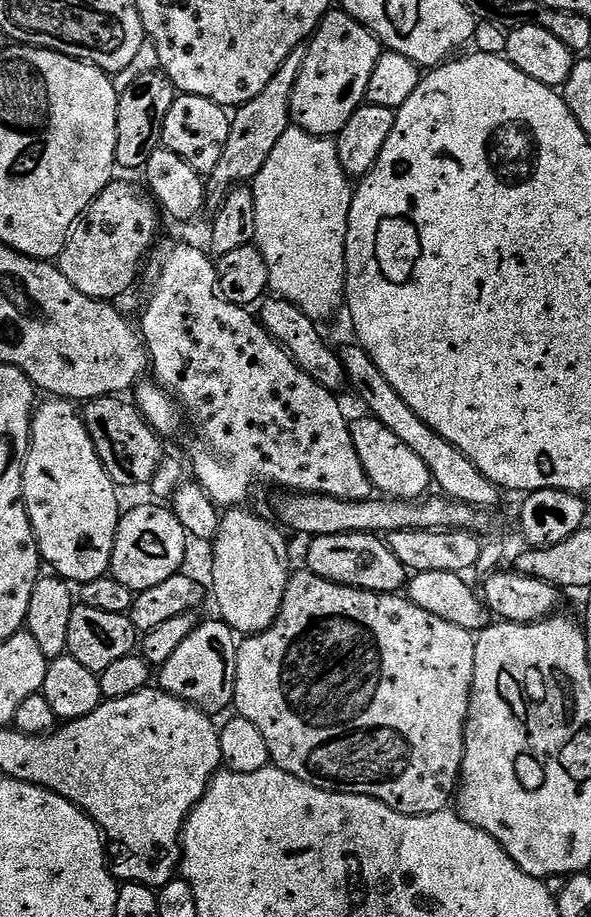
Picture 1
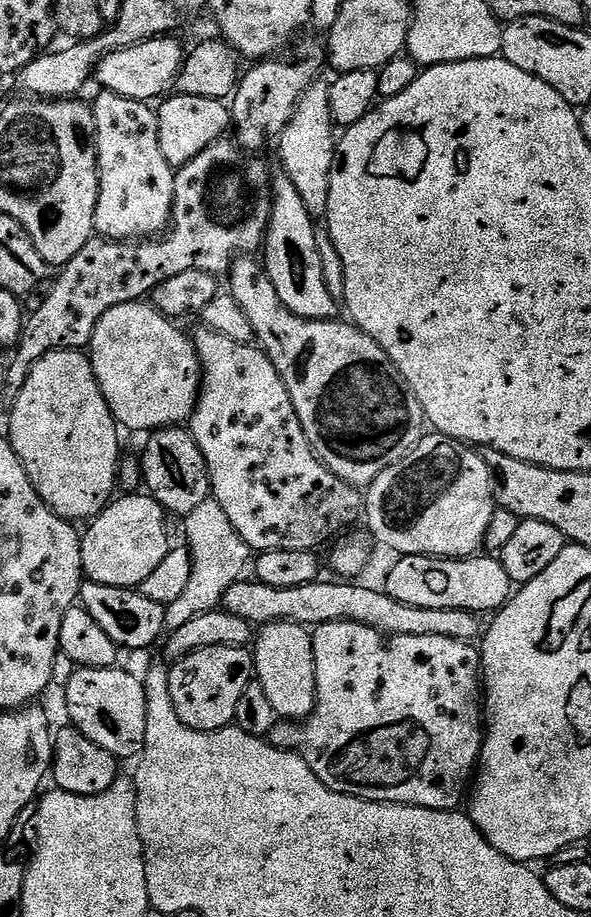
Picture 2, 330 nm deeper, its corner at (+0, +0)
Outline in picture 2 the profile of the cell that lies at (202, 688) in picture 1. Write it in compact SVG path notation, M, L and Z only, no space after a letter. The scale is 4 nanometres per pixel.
M203 648L171 665L168 673L170 698L178 718L188 728L217 732L236 719L238 698L254 680L254 656L248 648Z

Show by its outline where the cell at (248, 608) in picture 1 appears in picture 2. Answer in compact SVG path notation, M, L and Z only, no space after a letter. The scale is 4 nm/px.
M276 620L265 624L254 636L254 676L266 690L270 706L284 722L303 722L316 705L316 671L312 632L303 624Z

